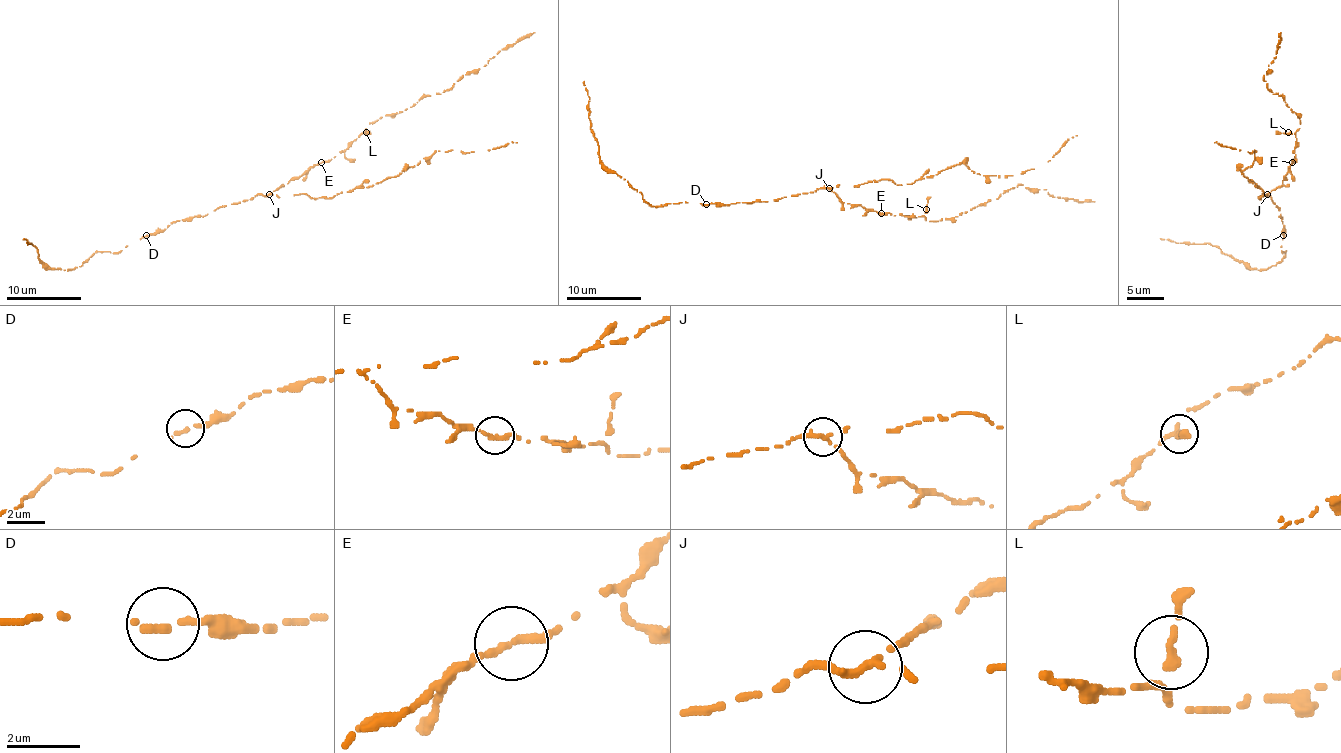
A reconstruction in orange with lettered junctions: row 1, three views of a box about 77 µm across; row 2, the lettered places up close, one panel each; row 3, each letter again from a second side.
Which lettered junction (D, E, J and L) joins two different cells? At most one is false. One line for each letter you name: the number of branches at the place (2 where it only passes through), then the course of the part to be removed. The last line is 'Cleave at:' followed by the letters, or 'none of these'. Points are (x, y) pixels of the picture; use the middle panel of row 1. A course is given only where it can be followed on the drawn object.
J: branches 3
Cleave at: J

